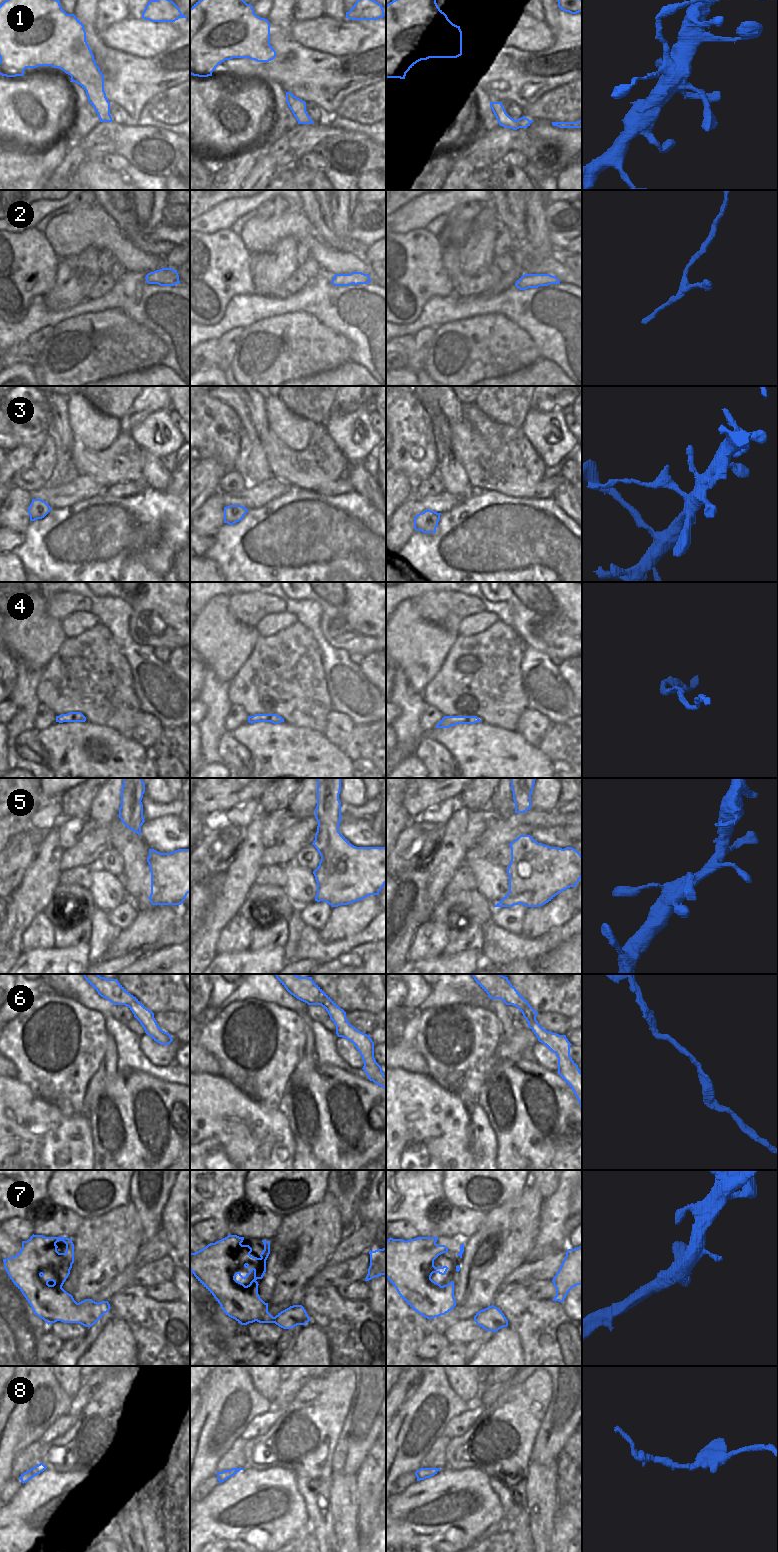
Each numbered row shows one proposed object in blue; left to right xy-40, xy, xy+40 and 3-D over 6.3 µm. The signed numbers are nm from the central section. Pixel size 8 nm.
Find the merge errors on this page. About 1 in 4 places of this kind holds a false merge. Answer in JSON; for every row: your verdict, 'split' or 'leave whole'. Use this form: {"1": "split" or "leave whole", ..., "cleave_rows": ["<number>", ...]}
{"1": "leave whole", "2": "leave whole", "3": "split", "4": "leave whole", "5": "leave whole", "6": "leave whole", "7": "leave whole", "8": "leave whole", "cleave_rows": ["3"]}

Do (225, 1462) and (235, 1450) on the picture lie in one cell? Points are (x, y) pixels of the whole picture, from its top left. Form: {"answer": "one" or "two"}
{"answer": "one"}

